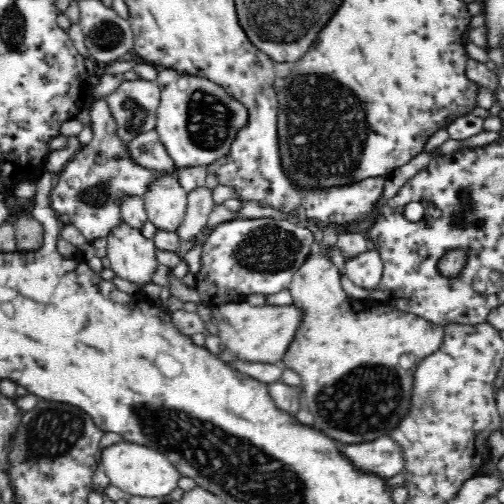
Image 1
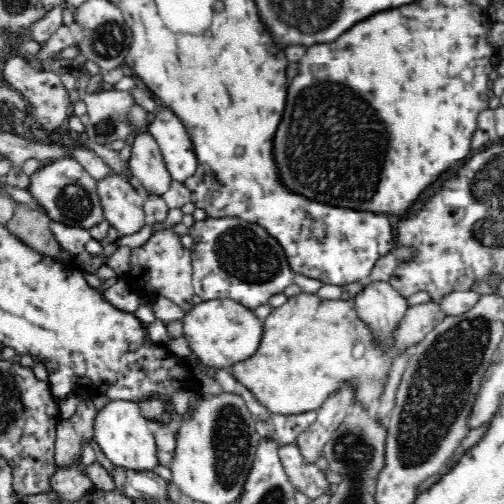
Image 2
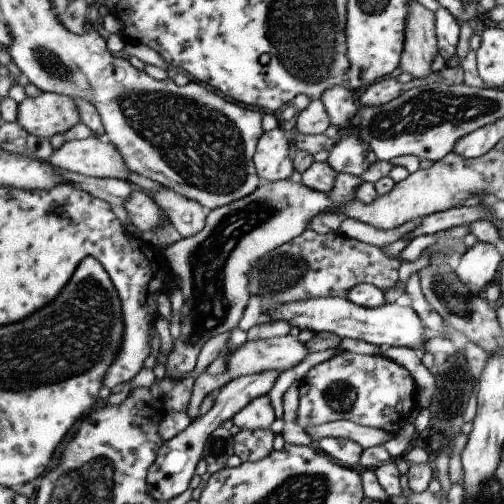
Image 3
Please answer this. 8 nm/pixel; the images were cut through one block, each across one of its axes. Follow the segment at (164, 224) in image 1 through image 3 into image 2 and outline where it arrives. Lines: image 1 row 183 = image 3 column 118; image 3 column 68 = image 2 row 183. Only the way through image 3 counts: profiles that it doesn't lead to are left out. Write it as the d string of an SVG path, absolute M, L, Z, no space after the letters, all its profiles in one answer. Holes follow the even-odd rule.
M148 130L136 132L132 140L132 156L130 156L130 170L140 182L150 190L150 194L162 196L170 182L174 182L166 170L162 150Z

